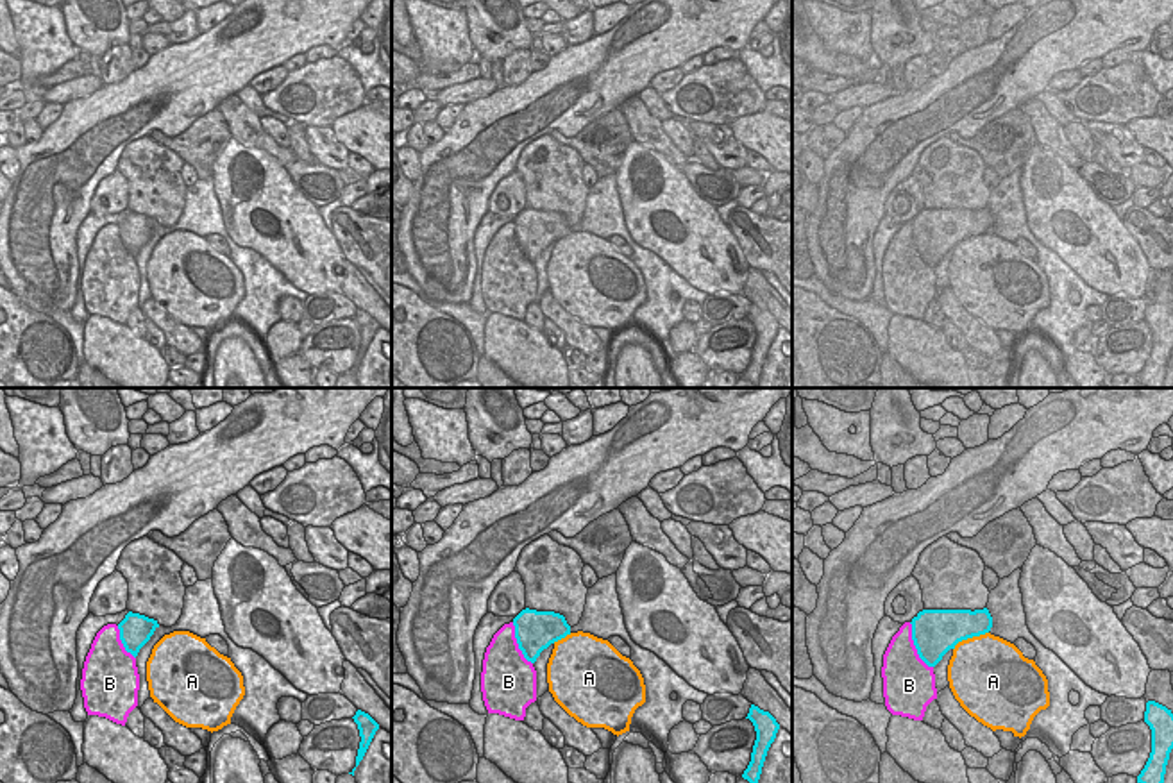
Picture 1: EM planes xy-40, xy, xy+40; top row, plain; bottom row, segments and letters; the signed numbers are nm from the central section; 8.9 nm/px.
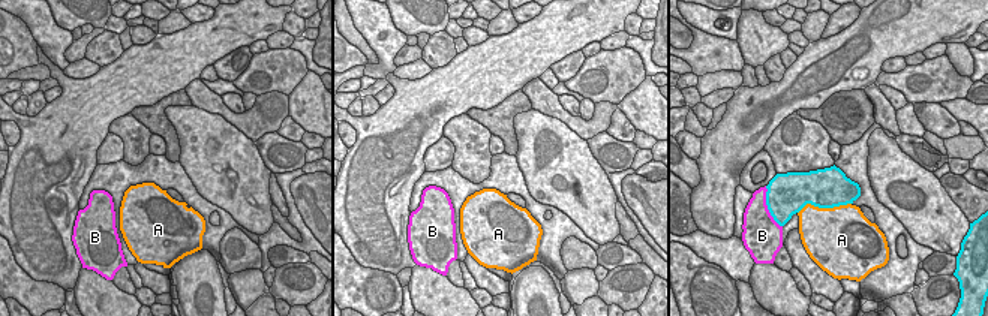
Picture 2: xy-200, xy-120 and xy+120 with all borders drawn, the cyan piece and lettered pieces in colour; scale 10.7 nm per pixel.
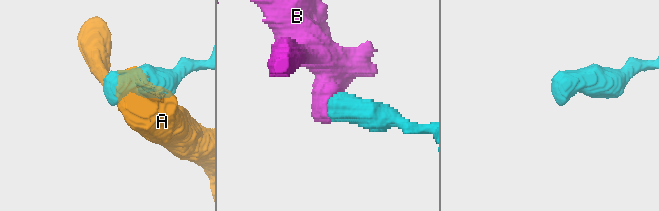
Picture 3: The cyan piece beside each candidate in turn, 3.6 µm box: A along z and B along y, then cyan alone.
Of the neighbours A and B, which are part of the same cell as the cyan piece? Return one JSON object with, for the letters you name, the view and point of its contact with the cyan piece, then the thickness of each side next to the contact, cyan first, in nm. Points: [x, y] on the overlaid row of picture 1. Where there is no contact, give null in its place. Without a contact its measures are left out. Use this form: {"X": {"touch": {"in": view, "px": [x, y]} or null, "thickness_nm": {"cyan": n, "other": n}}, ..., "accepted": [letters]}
{"accepted": []}

